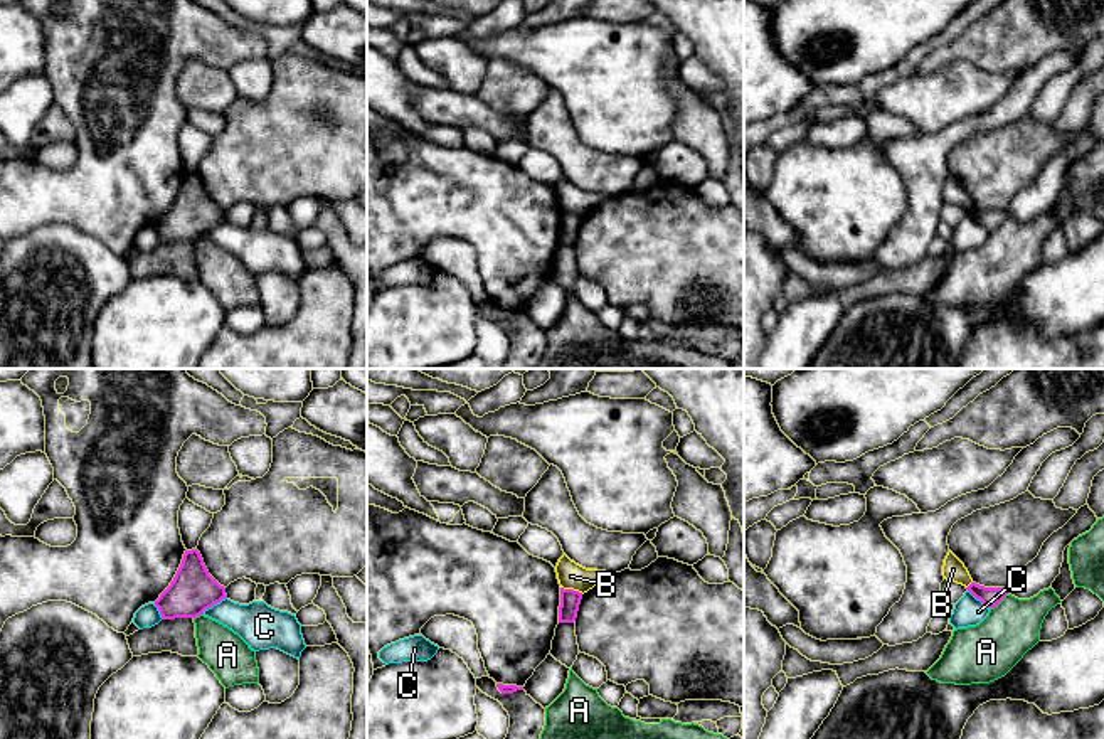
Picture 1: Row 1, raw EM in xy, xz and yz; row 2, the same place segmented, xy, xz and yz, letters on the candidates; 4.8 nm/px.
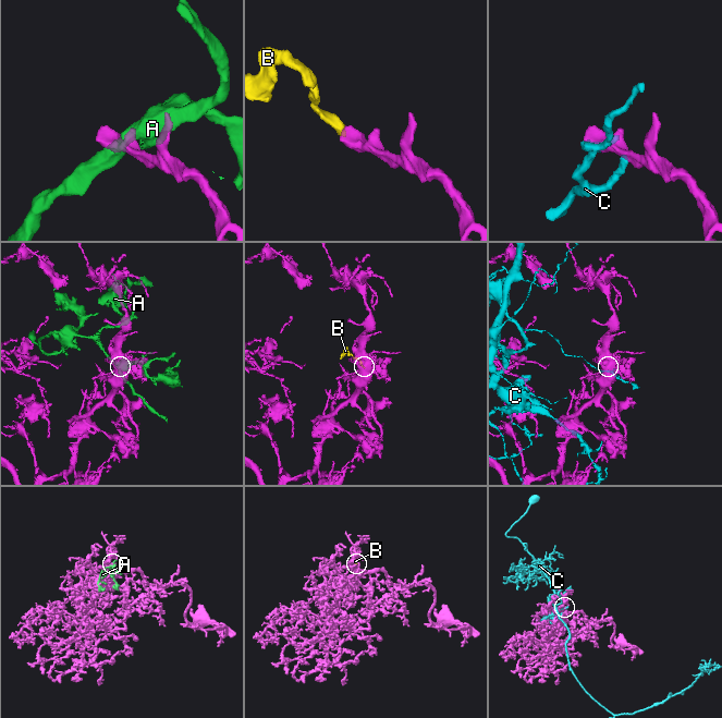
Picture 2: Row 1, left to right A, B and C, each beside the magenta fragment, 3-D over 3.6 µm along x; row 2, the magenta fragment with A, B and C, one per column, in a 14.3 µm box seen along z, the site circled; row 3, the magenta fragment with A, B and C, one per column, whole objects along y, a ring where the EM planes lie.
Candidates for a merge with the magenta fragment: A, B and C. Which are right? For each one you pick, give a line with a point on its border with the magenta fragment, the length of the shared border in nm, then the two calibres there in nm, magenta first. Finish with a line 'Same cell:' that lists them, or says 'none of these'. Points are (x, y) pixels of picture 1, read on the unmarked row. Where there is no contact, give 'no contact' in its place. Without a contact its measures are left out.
Same cell: none of these

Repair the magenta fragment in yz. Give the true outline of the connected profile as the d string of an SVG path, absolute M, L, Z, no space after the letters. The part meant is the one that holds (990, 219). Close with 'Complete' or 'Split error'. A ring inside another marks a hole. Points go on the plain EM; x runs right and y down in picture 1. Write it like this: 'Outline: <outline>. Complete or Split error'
Outline: M971 205L966 212L990 232L998 229L1008 217L1006 210L985 210L976 205Z. Complete

